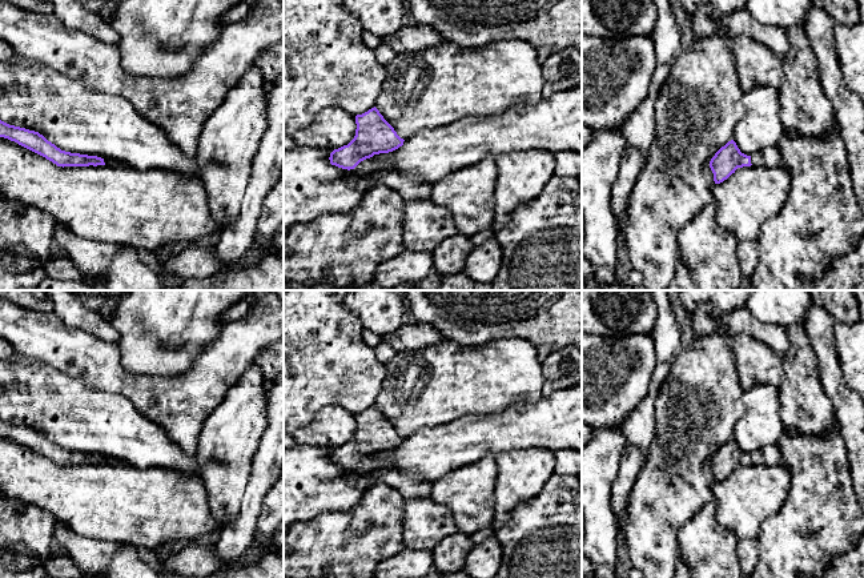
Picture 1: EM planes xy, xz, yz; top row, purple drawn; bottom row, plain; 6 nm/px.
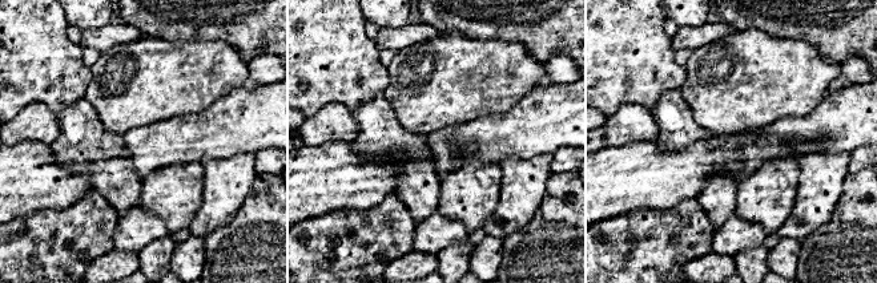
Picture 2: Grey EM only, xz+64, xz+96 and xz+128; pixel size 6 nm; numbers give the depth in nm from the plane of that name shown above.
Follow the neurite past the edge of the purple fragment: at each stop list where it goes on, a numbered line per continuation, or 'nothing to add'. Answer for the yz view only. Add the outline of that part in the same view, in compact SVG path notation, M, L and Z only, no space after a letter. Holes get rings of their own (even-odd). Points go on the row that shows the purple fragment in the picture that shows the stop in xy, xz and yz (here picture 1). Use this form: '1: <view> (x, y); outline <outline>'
1: yz (771, 157); outline M777 145L768 146L765 150L759 152L757 154L754 153L751 156L751 164L752 166L787 168Z

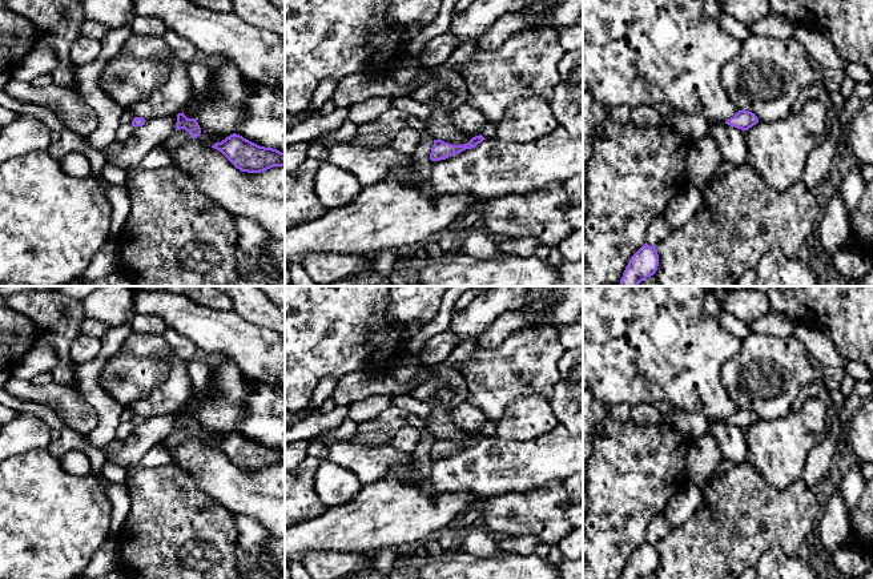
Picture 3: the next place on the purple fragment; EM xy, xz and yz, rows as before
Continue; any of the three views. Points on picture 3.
nothing to add

